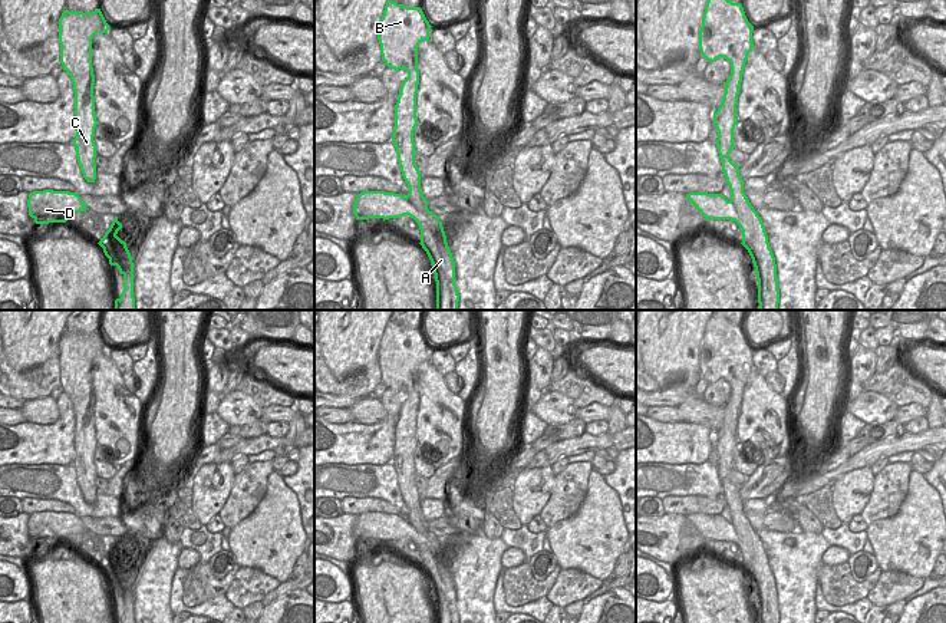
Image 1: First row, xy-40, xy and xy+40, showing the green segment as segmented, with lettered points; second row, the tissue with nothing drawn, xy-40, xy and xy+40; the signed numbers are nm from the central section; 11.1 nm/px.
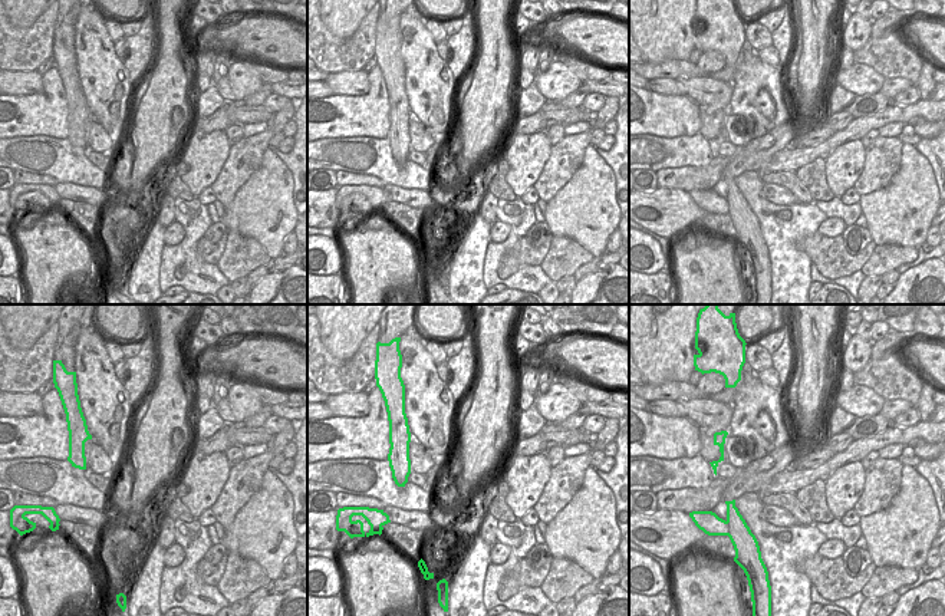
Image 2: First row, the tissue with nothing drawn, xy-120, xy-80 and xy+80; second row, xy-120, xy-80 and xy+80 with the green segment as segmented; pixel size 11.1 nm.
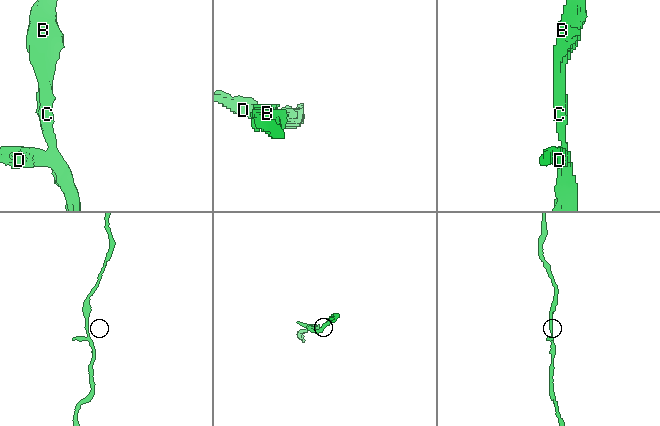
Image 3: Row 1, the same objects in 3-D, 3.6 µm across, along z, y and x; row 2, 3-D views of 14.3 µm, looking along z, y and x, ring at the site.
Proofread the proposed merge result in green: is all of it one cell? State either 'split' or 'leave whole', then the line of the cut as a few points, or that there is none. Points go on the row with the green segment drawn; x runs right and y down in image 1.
split | xy (406, 195), (427, 217), (427, 223)

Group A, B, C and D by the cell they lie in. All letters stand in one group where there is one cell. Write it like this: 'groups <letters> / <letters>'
groups A B C / D

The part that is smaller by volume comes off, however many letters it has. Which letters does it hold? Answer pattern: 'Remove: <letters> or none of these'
Remove: D

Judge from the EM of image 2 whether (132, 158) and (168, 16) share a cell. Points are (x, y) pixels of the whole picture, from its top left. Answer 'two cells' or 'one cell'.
one cell

